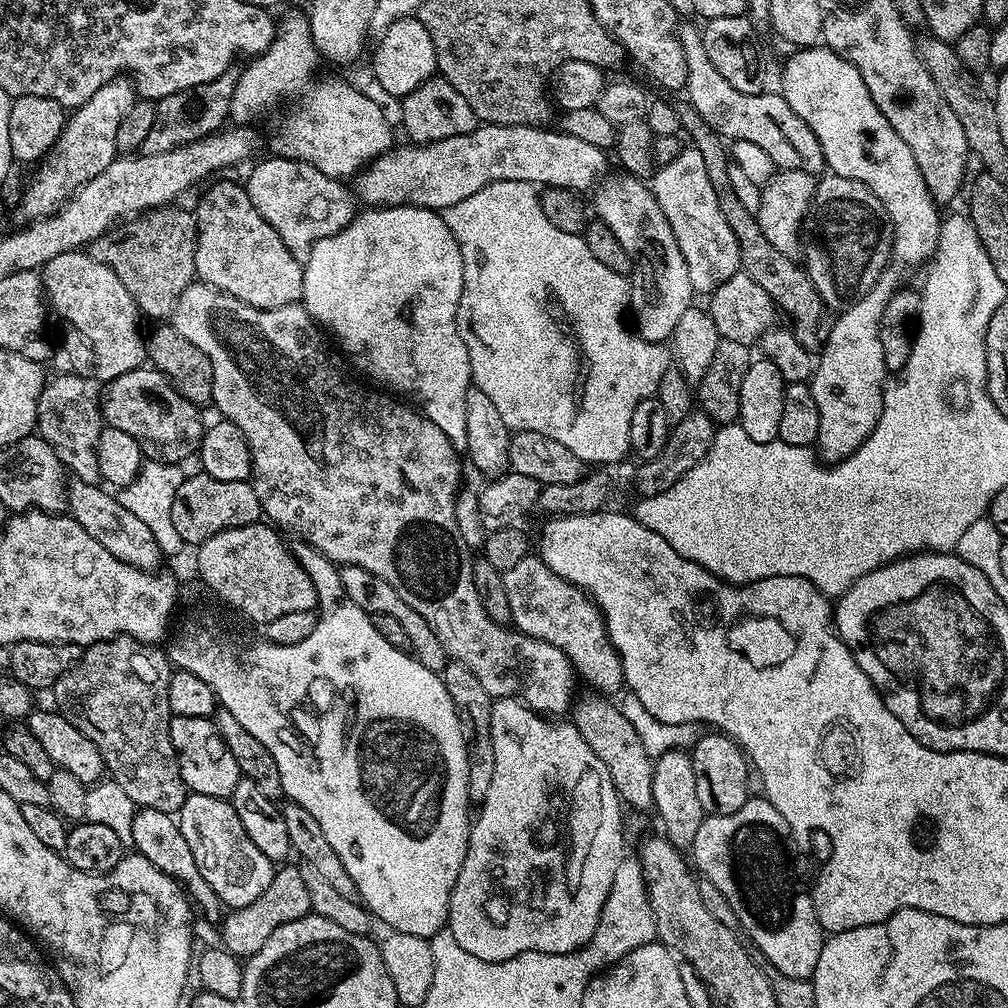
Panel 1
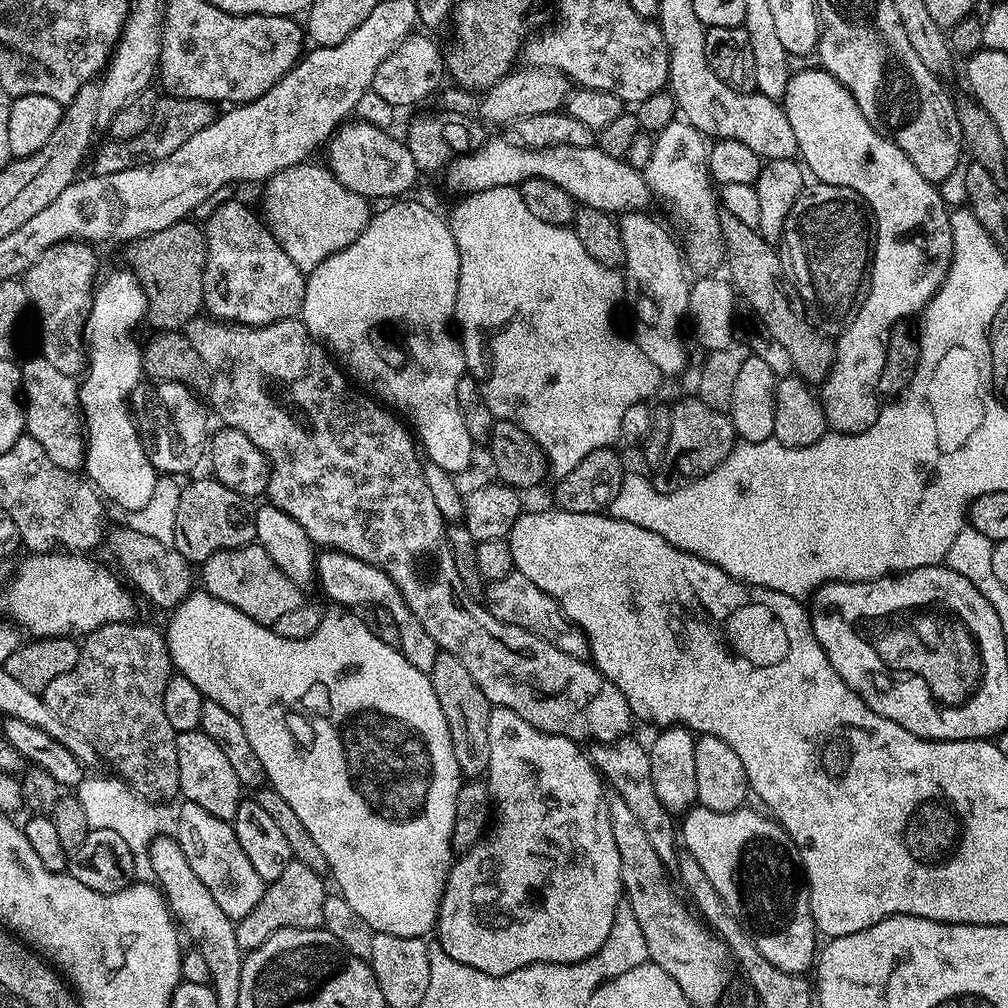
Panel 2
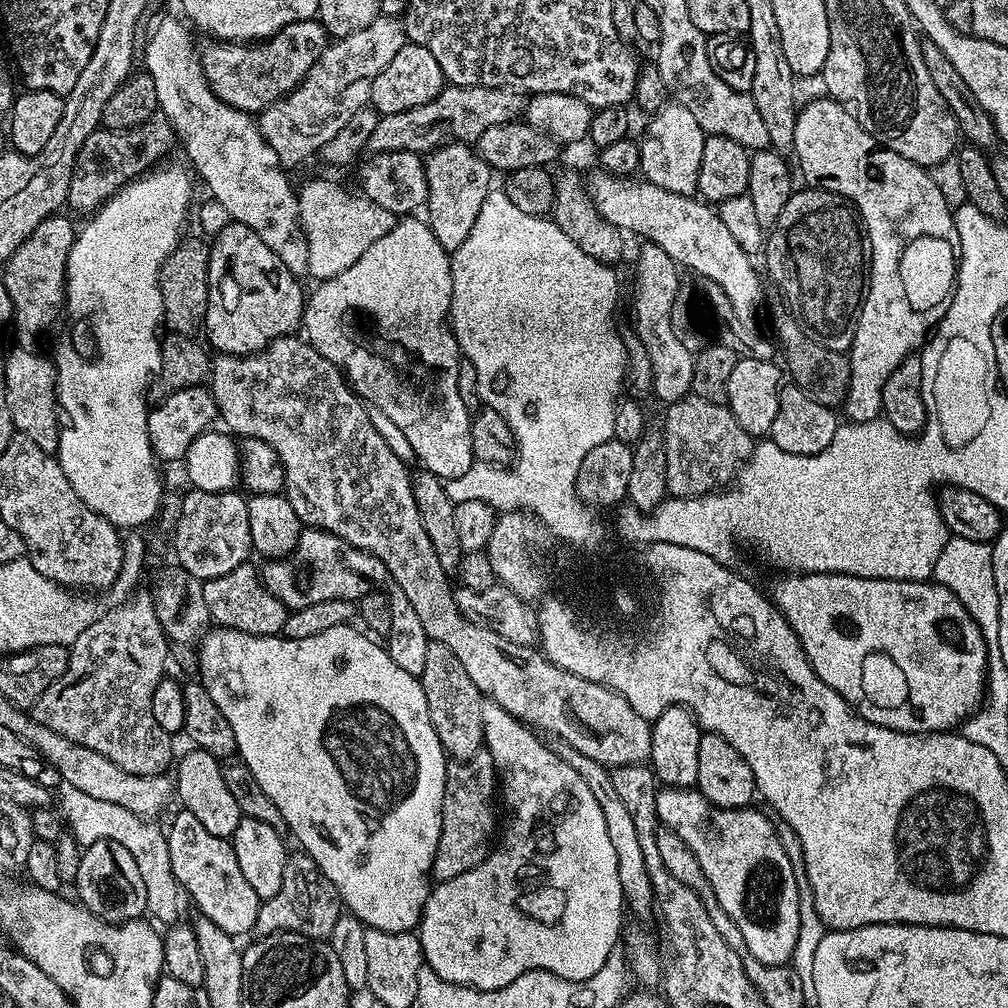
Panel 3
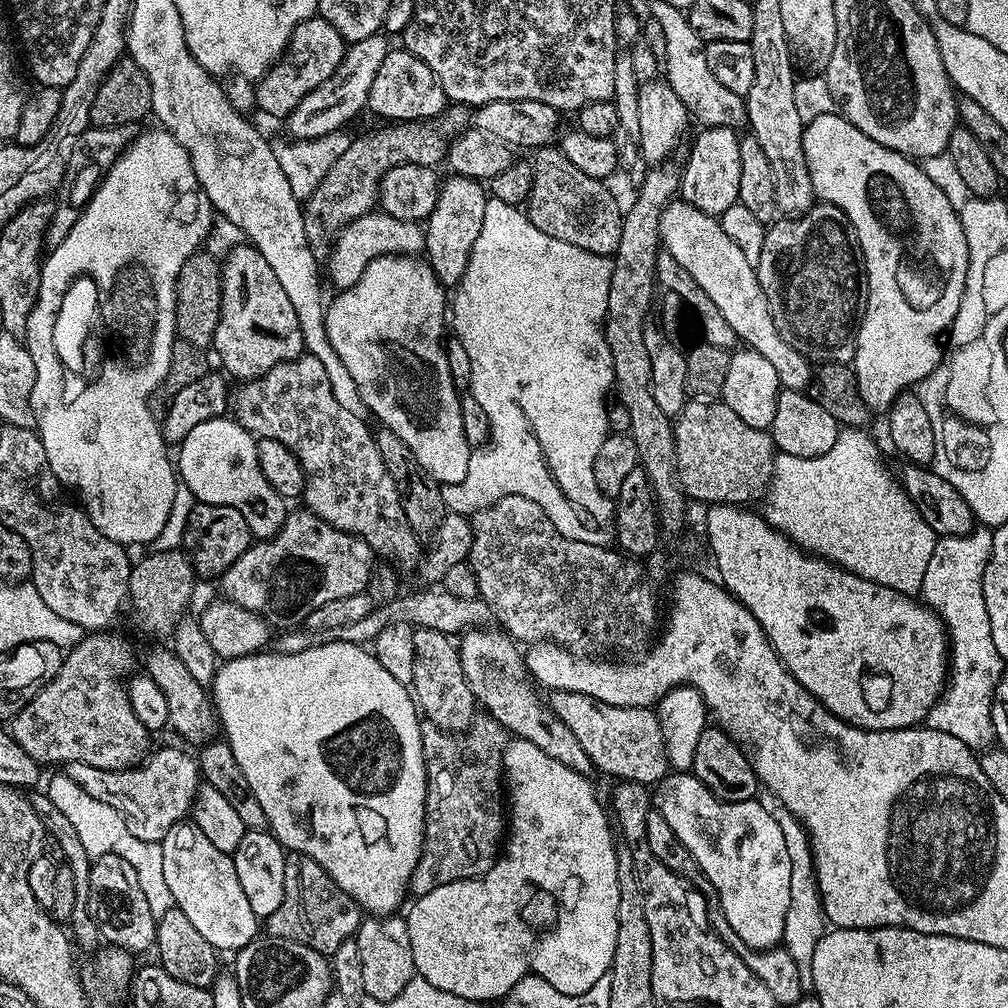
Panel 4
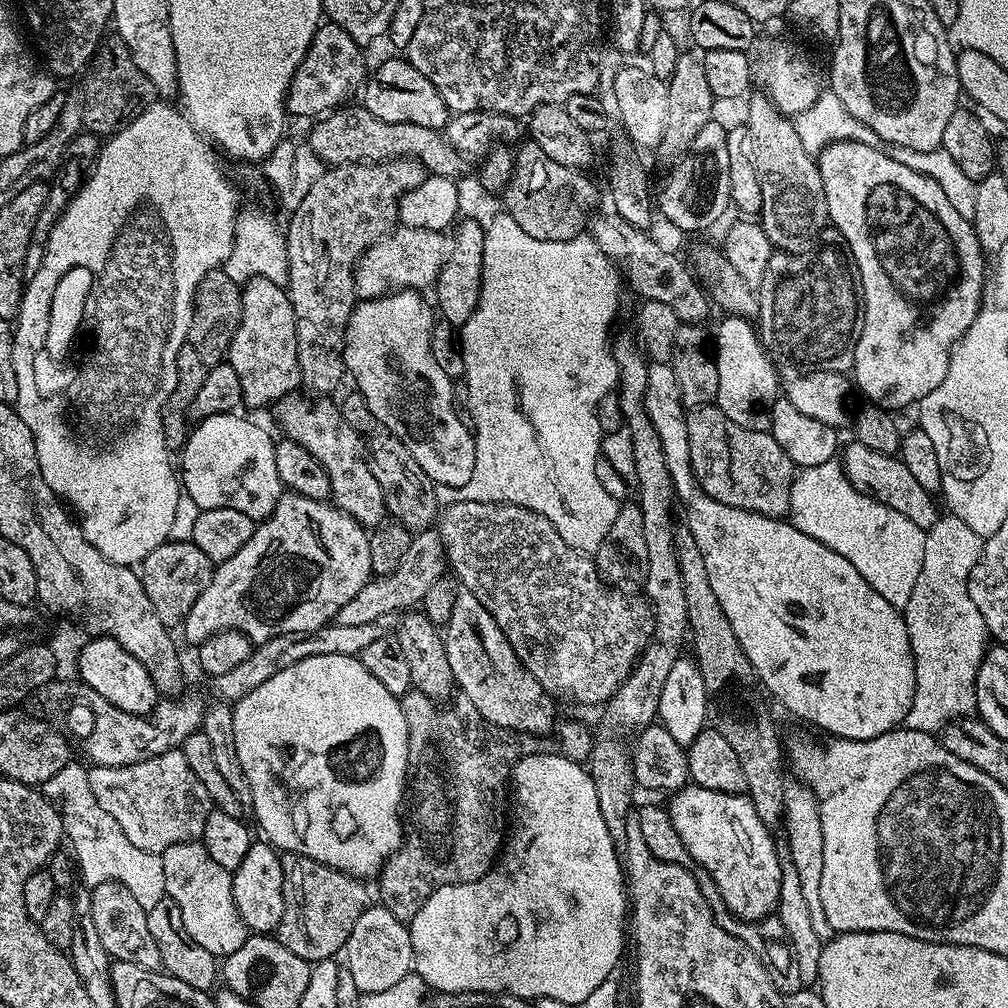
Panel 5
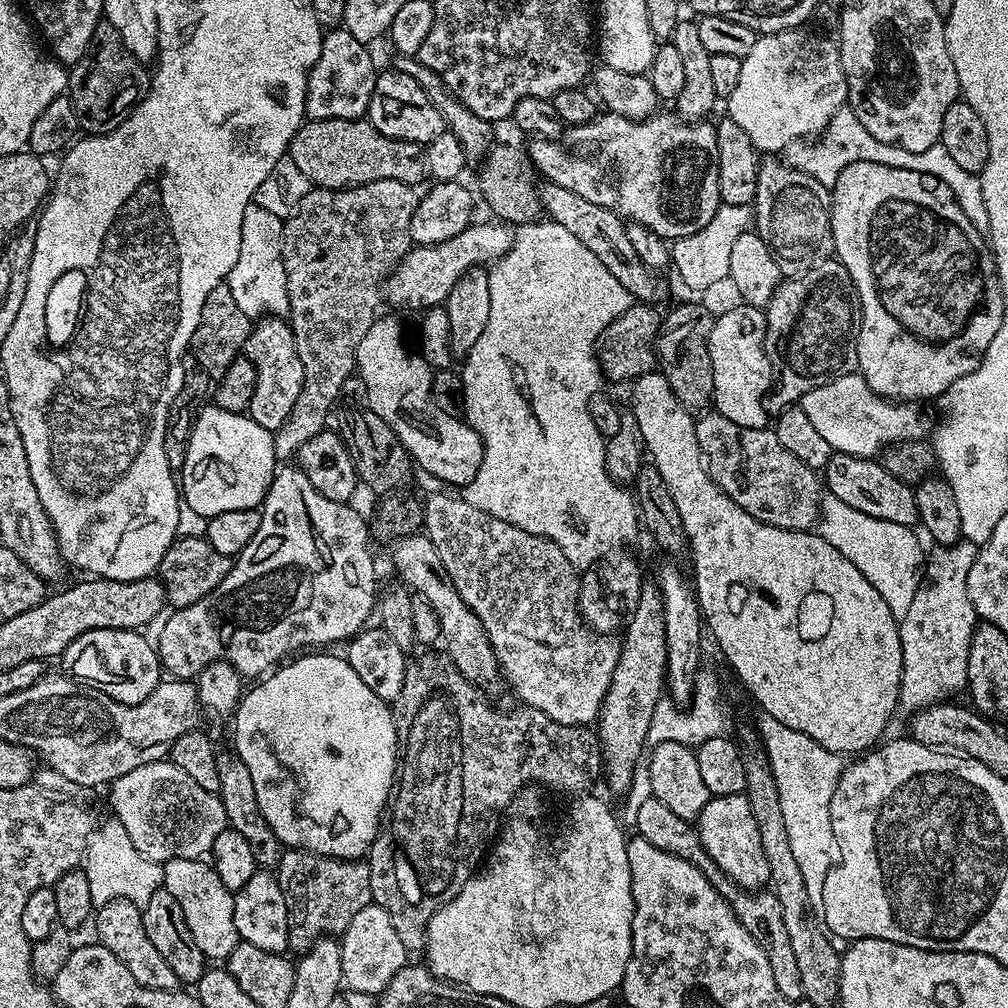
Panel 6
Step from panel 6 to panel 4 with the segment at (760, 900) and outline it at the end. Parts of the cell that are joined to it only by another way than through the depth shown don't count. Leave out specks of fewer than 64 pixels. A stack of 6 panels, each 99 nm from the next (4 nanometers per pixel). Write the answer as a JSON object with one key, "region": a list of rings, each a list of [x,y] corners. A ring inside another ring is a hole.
{"region":[[[655,810],[646,814],[646,846],[650,846],[650,854],[654,854],[654,858],[658,858],[658,862],[662,862],[662,866],[674,870],[674,874],[686,878],[699,890],[706,902],[708,923],[712,931],[722,938],[722,942],[726,942],[726,946],[730,946],[730,950],[734,950],[734,954],[738,954],[738,958],[742,958],[742,962],[746,962],[746,966],[750,966],[750,970],[756,975],[758,982],[762,982],[762,986],[766,986],[766,990],[770,990],[770,994],[774,994],[774,998],[778,998],[778,1002],[782,1002],[785,1006],[796,1005],[805,995],[802,981],[799,978],[802,968],[794,964],[794,958],[790,958],[790,954],[784,947],[751,948],[746,946],[746,942],[742,942],[742,938],[738,938],[738,934],[734,934],[730,922],[726,922],[726,914],[722,914],[722,902],[718,902],[718,890],[714,890],[710,878],[706,878],[706,874],[702,874],[698,862],[694,862],[690,850],[686,850],[686,846],[682,846],[678,834],[674,834],[674,830],[670,830],[666,818],[662,818],[662,814]]]}

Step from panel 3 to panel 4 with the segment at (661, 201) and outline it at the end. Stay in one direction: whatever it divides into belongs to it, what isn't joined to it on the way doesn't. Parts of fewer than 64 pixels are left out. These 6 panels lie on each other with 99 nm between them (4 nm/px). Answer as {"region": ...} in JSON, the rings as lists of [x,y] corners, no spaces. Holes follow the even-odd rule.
{"region":[[[671,200],[660,215],[660,242],[663,251],[669,252],[674,262],[678,262],[678,266],[682,266],[682,270],[686,270],[690,278],[694,278],[694,282],[706,290],[710,302],[722,310],[722,318],[726,318],[728,328],[736,335],[737,341],[751,351],[762,354],[762,358],[766,358],[766,362],[778,370],[781,388],[802,392],[813,383],[813,361],[780,337],[766,302],[766,294],[762,294],[755,267],[746,262],[746,254],[742,254],[742,250],[730,242],[717,217],[690,206],[685,200]]]}

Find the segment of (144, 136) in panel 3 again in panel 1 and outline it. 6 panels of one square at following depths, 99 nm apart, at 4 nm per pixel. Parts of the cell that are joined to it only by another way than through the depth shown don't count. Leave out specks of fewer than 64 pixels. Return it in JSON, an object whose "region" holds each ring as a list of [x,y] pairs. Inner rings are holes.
{"region":[[[229,70],[214,78],[214,82],[202,82],[202,86],[178,90],[178,94],[170,94],[155,101],[154,127],[150,129],[150,134],[146,134],[146,142],[142,142],[140,152],[145,156],[166,154],[184,144],[201,140],[203,136],[213,136],[215,132],[221,131],[229,123],[232,115],[234,86],[239,77],[239,71]]]}

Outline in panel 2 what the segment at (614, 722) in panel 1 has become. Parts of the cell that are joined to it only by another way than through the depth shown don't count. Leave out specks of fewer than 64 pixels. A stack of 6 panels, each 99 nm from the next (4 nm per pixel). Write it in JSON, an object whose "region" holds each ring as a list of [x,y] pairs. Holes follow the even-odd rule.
{"region":[[[633,738],[613,740],[610,744],[593,743],[590,748],[590,759],[596,766],[596,771],[606,781],[607,787],[617,792],[619,797],[630,806],[630,810],[642,822],[642,830],[646,830],[646,838],[658,854],[658,858],[666,866],[676,863],[678,855],[678,824],[673,813],[658,802],[658,794],[654,794],[654,774],[650,774],[650,758],[648,748],[640,745]],[[677,844],[677,848],[676,848]]]}

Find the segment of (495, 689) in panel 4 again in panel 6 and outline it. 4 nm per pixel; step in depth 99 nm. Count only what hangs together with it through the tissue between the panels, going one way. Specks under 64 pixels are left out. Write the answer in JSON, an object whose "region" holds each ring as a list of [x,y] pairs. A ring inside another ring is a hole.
{"region":[[[416,533],[397,540],[390,552],[392,552],[393,564],[404,580],[402,582],[411,591],[426,598],[438,615],[439,641],[444,654],[473,684],[485,686],[484,684],[492,683],[500,674],[496,655],[493,654],[493,647],[490,646],[481,620],[474,614],[472,608],[466,606],[462,601],[452,580],[445,574],[445,566],[442,565],[442,558],[438,555],[437,547],[430,542],[427,535]]]}

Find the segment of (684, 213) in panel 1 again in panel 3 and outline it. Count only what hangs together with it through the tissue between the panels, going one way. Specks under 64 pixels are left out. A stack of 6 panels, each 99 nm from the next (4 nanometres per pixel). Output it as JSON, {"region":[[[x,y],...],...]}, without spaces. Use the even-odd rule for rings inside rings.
{"region":[[[675,102],[665,104],[661,112],[655,113],[648,124],[648,133],[640,145],[639,175],[654,186],[662,186],[662,190],[670,190],[674,194],[691,196],[698,186],[698,170],[702,170],[702,146],[705,132],[702,126],[686,110],[686,106]]]}

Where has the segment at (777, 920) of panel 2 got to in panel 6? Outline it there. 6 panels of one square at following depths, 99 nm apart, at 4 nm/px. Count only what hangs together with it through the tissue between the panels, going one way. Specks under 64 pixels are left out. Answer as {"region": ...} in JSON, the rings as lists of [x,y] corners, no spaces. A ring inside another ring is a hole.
{"region":[[[712,796],[700,811],[694,824],[702,846],[714,862],[740,888],[760,890],[768,884],[770,866],[766,866],[766,854],[762,854],[762,838],[758,838],[758,822],[750,814],[747,796]]]}

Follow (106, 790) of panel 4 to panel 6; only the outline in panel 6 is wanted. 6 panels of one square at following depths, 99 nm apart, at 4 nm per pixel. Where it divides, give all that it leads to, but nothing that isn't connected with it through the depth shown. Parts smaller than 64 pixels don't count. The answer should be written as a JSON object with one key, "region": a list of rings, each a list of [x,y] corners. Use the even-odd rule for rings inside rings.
{"region":[[[171,758],[155,760],[130,770],[130,774],[122,774],[122,778],[112,781],[107,792],[113,817],[124,826],[136,850],[153,862],[163,864],[174,857],[203,859],[211,853],[218,834],[227,827],[219,795],[202,790]]]}

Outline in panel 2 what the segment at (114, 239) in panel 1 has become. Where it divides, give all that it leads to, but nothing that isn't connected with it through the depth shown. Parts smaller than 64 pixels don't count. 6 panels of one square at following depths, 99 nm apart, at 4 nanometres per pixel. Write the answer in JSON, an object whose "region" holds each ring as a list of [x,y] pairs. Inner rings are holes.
{"region":[[[185,218],[179,220],[174,226],[166,226],[166,230],[158,230],[157,232],[152,232],[148,236],[144,236],[140,240],[133,240],[127,245],[128,248],[124,252],[124,256],[128,259],[128,264],[126,264],[127,271],[131,272],[133,276],[136,277],[136,281],[140,283],[140,288],[144,292],[144,297],[148,303],[148,311],[146,313],[147,323],[152,323],[153,329],[159,330],[161,332],[174,332],[177,330],[187,329],[188,323],[191,320],[197,319],[201,315],[202,309],[204,308],[204,267],[206,266],[206,237],[204,236],[203,227],[198,223],[191,224],[193,221],[191,219]]]}

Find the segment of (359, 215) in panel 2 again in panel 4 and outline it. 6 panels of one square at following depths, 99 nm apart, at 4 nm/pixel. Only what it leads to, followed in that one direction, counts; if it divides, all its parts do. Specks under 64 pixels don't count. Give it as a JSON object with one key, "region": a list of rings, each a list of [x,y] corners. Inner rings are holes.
{"region":[[[373,210],[368,212],[362,218],[358,218],[354,222],[350,222],[332,241],[332,250],[327,257],[328,272],[326,268],[326,276],[332,279],[333,289],[343,290],[354,286],[354,282],[358,282],[358,278],[362,278],[362,270],[366,270],[366,266],[370,266],[370,262],[374,262],[374,258],[379,256],[416,256],[424,252],[424,228],[417,221],[403,220],[402,218],[394,218],[390,214],[386,214],[383,210]]]}

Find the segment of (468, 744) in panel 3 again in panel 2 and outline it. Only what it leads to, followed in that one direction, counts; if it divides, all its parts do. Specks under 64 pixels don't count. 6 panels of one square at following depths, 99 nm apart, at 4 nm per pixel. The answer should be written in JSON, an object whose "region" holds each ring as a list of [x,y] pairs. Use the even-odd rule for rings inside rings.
{"region":[[[449,652],[437,653],[434,669],[429,672],[429,676],[434,694],[438,697],[438,704],[446,717],[447,726],[450,727],[451,744],[454,746],[454,756],[461,775],[467,779],[483,777],[490,762],[489,718],[492,705],[466,666]]]}

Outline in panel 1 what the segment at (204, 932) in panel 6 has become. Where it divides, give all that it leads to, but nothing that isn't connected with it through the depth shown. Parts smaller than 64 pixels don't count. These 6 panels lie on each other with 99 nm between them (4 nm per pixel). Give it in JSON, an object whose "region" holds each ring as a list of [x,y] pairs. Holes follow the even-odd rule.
{"region":[[[189,792],[179,810],[178,823],[182,838],[186,838],[190,846],[190,854],[194,854],[194,862],[198,862],[202,878],[206,878],[221,905],[229,909],[250,906],[250,902],[254,902],[254,898],[258,898],[258,894],[270,886],[274,862],[266,858],[266,854],[262,854],[254,842],[250,842],[250,834],[246,834],[231,799],[219,800],[210,798],[208,794]]]}

